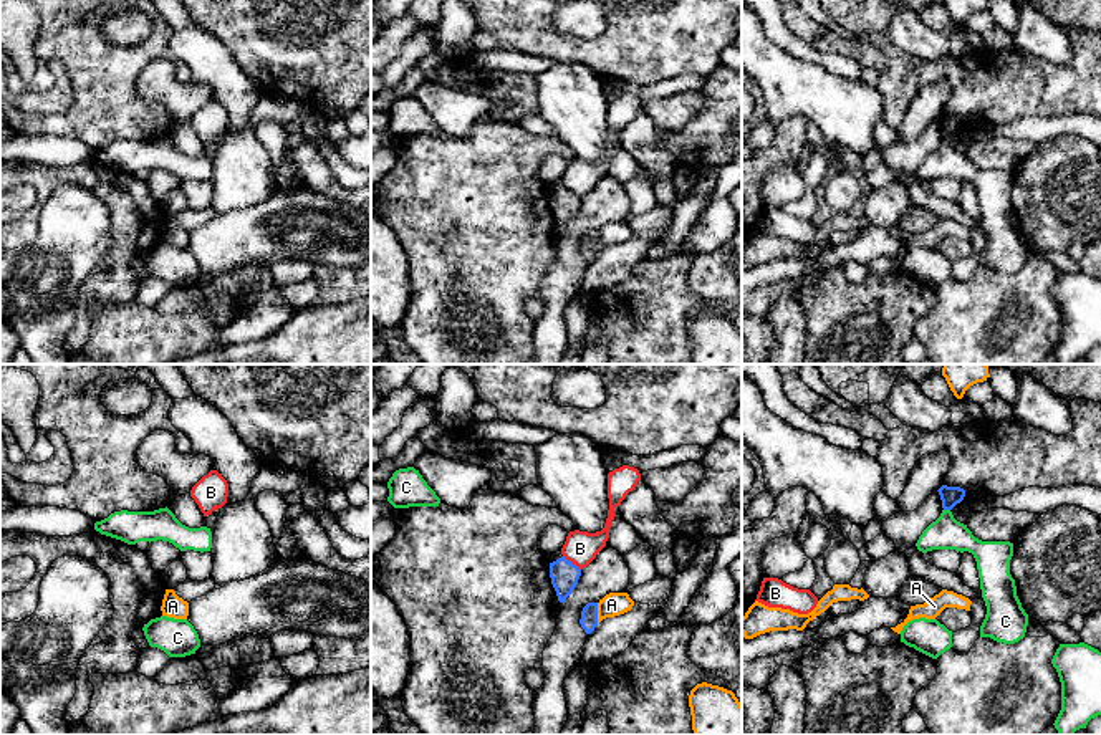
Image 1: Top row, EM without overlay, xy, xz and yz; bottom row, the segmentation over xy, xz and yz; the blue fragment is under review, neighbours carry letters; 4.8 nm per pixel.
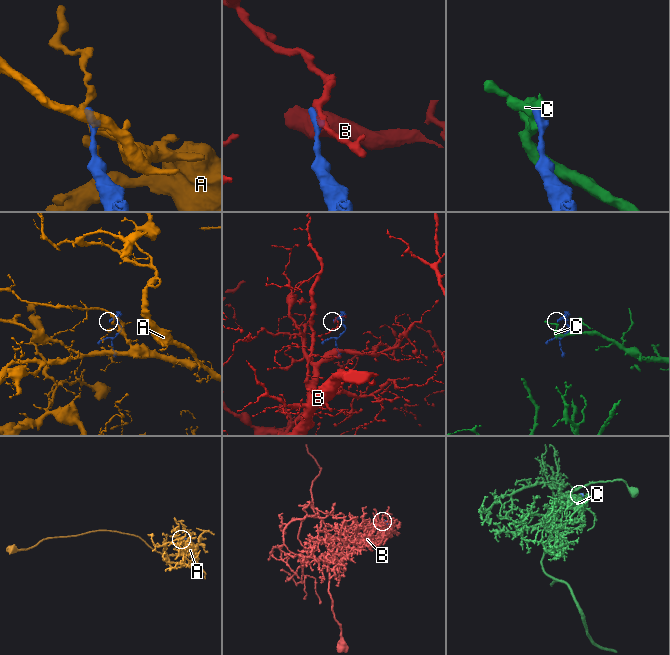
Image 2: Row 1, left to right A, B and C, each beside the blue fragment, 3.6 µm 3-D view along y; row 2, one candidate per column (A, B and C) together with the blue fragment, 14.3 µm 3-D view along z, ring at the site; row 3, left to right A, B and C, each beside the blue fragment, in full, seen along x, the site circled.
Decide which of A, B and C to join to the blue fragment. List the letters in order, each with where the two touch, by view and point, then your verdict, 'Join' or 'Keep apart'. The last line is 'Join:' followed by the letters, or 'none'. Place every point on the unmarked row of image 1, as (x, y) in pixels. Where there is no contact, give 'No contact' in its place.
A: Touches blue at xz (596, 242). Keep apart
B: Touches blue at xz (570, 191). Keep apart
C: Touches blue at yz (947, 138). Keep apart
Join: none

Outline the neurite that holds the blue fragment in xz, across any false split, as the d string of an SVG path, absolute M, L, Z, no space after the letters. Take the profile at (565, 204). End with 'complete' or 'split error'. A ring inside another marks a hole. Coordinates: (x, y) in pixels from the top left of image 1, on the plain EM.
M561 180L546 184L550 192L550 207L556 220L558 230L566 232L566 227L573 222L581 205L581 199L568 190Z; split error

